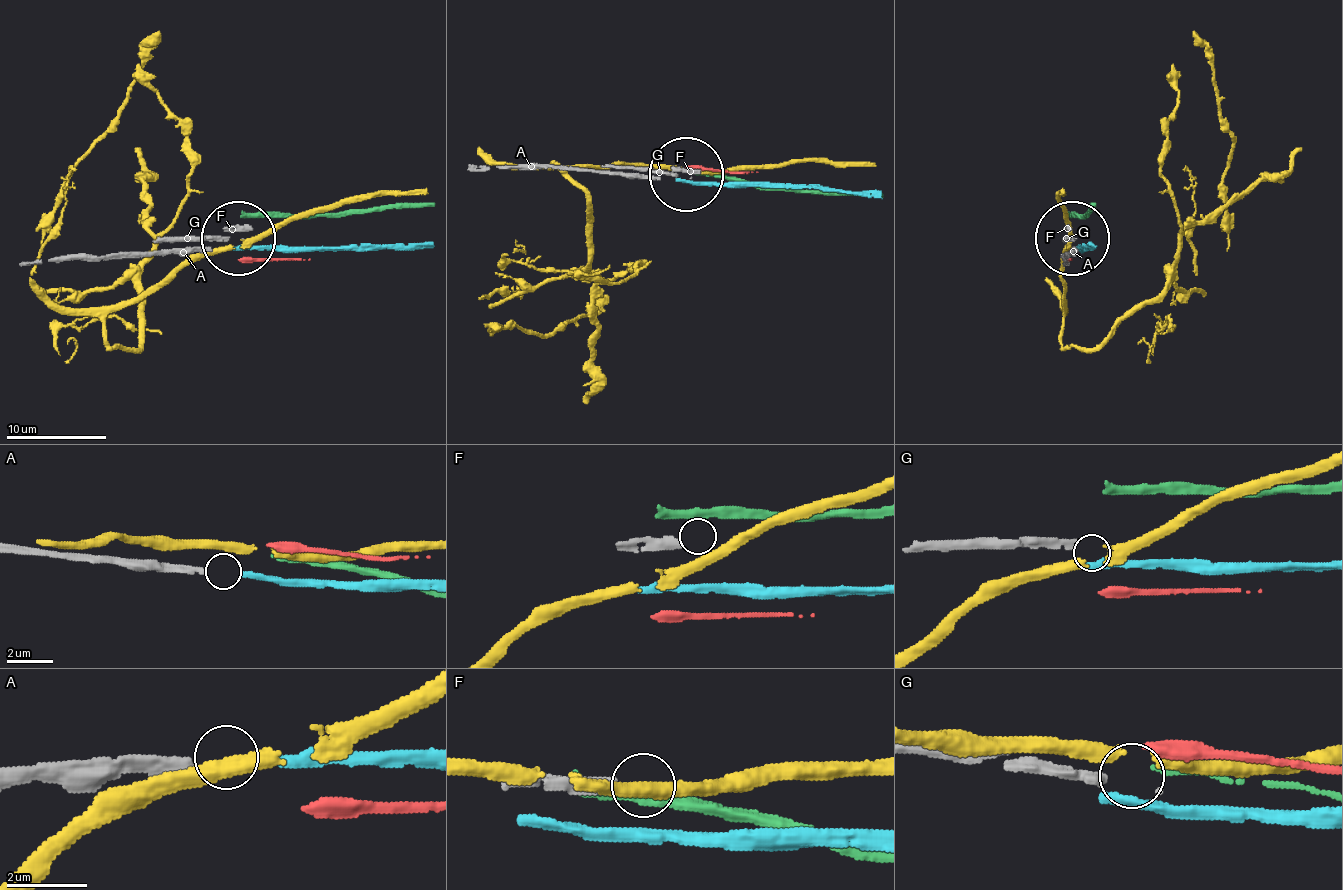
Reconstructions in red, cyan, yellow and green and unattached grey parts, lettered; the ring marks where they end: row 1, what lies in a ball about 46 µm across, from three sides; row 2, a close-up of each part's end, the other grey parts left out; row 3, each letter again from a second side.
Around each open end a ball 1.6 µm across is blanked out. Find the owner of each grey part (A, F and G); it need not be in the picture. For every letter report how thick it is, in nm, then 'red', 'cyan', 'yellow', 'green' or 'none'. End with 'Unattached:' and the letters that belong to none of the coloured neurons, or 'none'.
A: 280 nm | cyan
F: 400 nm | none
G: 200 nm | none
Unattached: F, G

